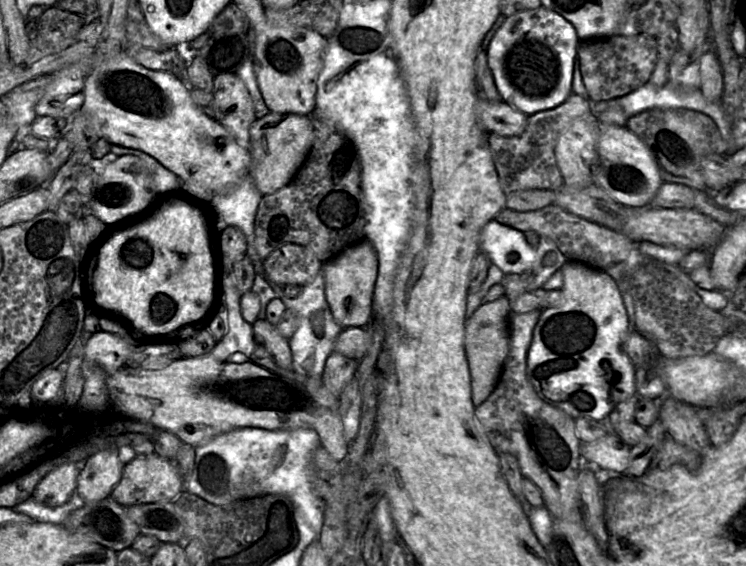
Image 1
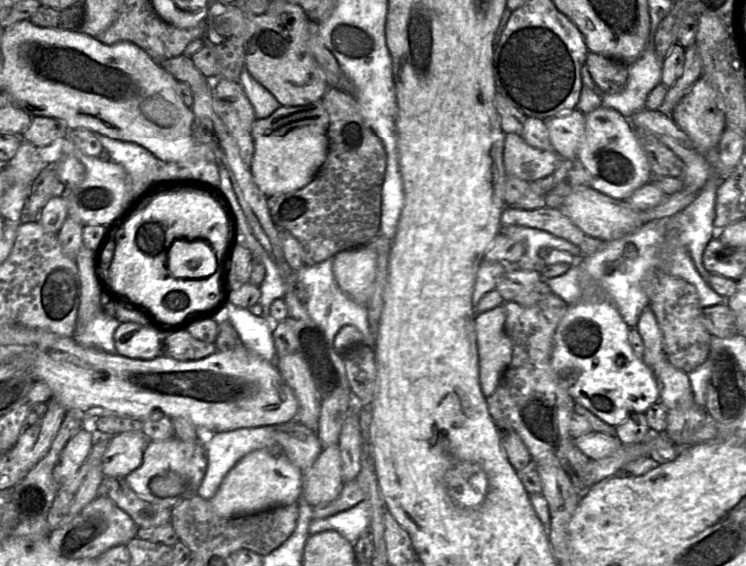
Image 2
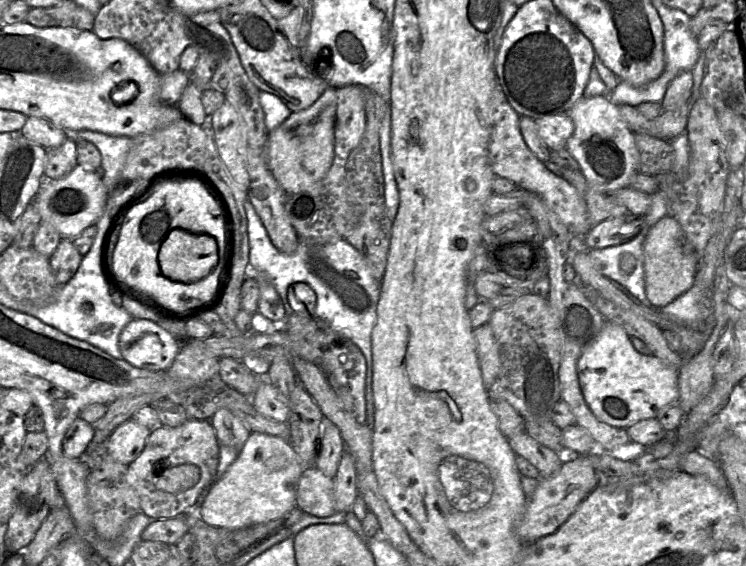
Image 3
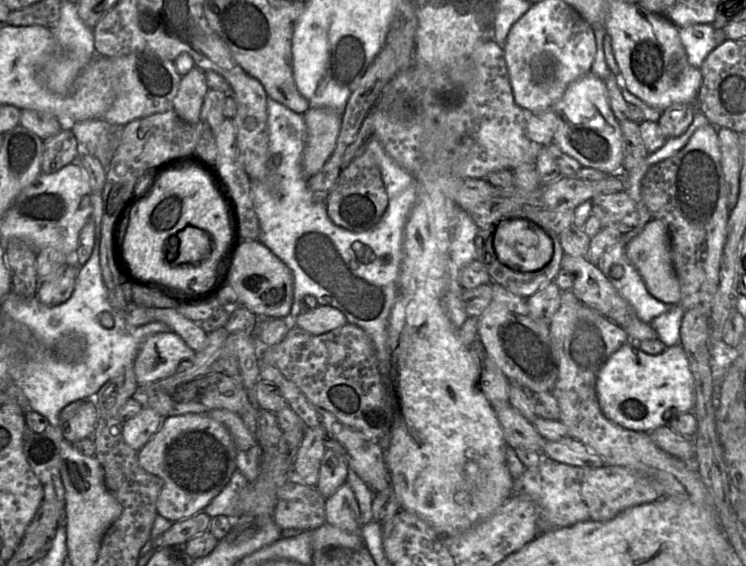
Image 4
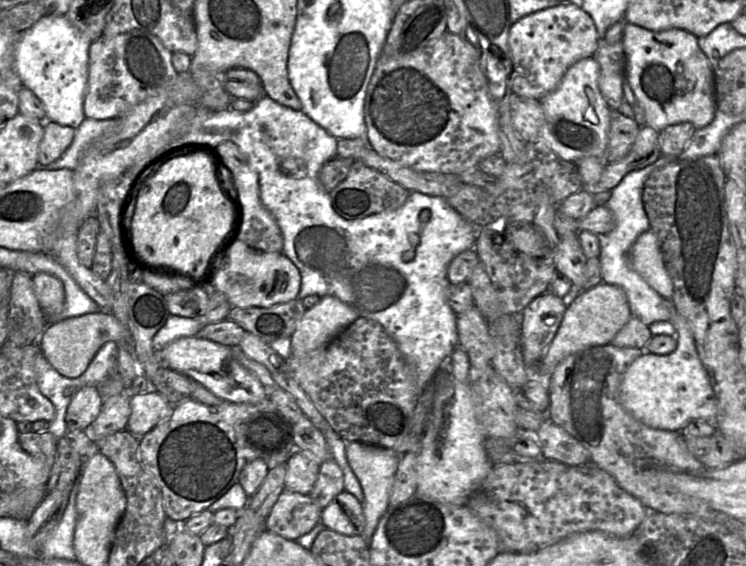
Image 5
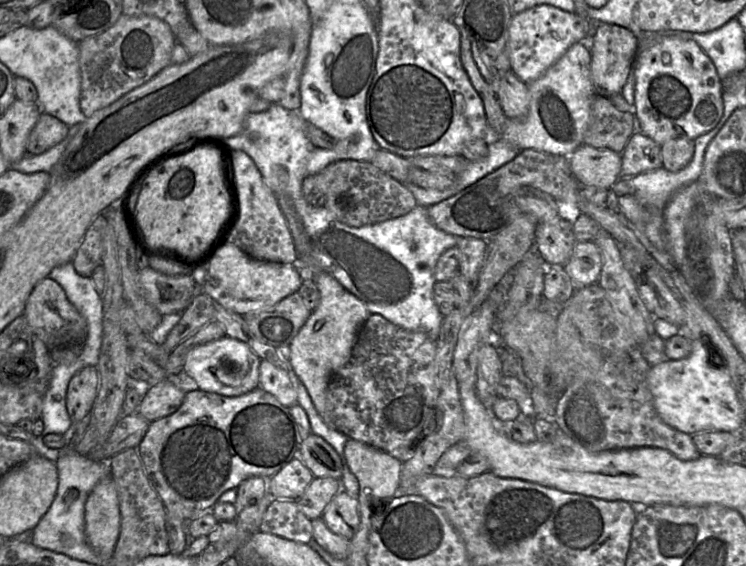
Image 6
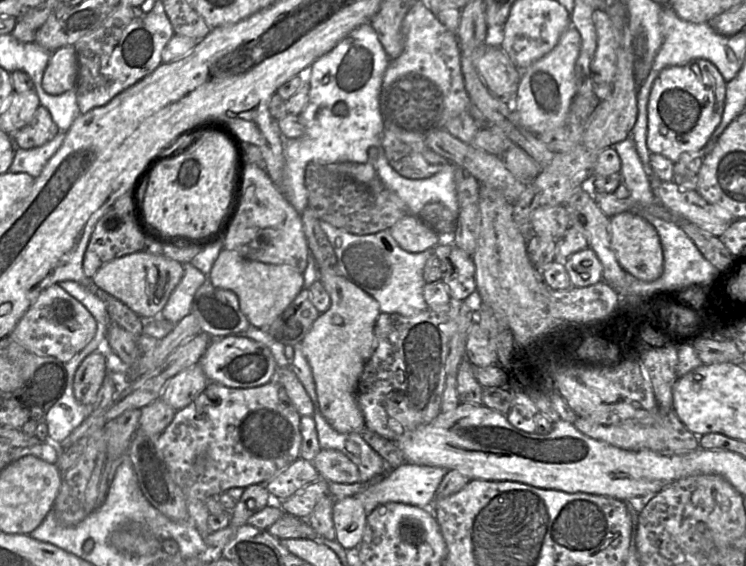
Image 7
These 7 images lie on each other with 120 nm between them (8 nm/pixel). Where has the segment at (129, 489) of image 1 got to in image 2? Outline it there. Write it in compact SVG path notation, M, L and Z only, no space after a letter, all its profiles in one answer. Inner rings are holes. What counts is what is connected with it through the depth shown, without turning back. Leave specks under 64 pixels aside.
M175 437L164 441L147 441L140 466L125 477L126 484L142 500L172 509L179 503L197 495L207 469L207 455L204 442L184 442ZM174 471L185 475L189 484L183 492L171 497L159 497L150 490L150 482L155 476Z

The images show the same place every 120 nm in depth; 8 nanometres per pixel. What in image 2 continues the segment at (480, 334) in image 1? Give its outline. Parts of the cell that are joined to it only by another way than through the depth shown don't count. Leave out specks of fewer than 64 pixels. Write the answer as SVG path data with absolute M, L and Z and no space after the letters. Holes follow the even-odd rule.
M500 305L475 315L479 357L479 383L485 398L496 390L512 355L511 341L504 330L505 311Z

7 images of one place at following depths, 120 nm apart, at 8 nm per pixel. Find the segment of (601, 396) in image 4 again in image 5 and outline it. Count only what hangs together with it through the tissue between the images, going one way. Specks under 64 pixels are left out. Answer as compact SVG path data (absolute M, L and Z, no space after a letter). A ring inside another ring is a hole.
M672 300L668 301L671 303L672 314L669 321L677 330L676 349L667 355L644 353L638 357L624 375L619 397L625 409L645 425L655 429L680 431L694 419L712 423L716 415L717 401L710 376L699 358L691 328L675 309Z

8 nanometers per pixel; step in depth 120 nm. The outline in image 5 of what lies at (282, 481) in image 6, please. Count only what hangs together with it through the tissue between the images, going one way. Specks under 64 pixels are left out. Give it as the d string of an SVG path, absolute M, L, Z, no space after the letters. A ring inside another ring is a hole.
M299 451L287 461L285 490L309 495L314 489L322 463L308 451Z

